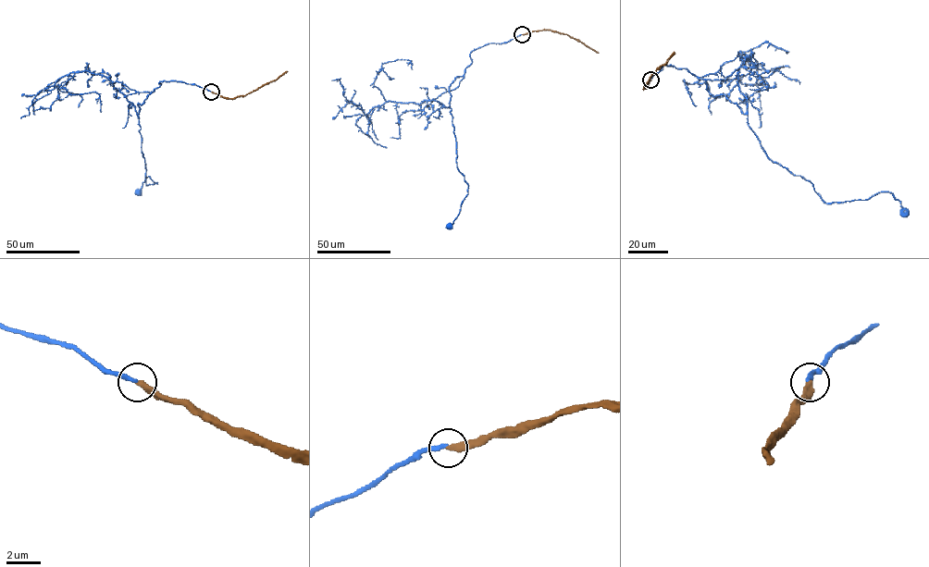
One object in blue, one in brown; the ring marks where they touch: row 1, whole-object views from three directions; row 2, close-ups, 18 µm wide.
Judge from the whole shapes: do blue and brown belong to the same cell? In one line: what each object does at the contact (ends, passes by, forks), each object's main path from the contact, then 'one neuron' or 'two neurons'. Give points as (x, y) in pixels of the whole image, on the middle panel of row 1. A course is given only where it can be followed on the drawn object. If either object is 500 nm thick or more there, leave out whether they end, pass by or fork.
blue ends there; brown ends there; blue runs (522, 34), (474, 49), (470, 55), (472, 62), (449, 87), (456, 166), (468, 186), (459, 215), (448, 226); brown runs (522, 34), (551, 30), (566, 34), (599, 53); two neurons

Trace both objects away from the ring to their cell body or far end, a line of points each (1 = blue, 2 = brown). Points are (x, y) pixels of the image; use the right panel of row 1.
1: (650, 80), (663, 65), (702, 79), (748, 114), (769, 158), (826, 203), (889, 191), (904, 211)
2: (650, 80), (644, 89), (650, 78), (674, 52)

